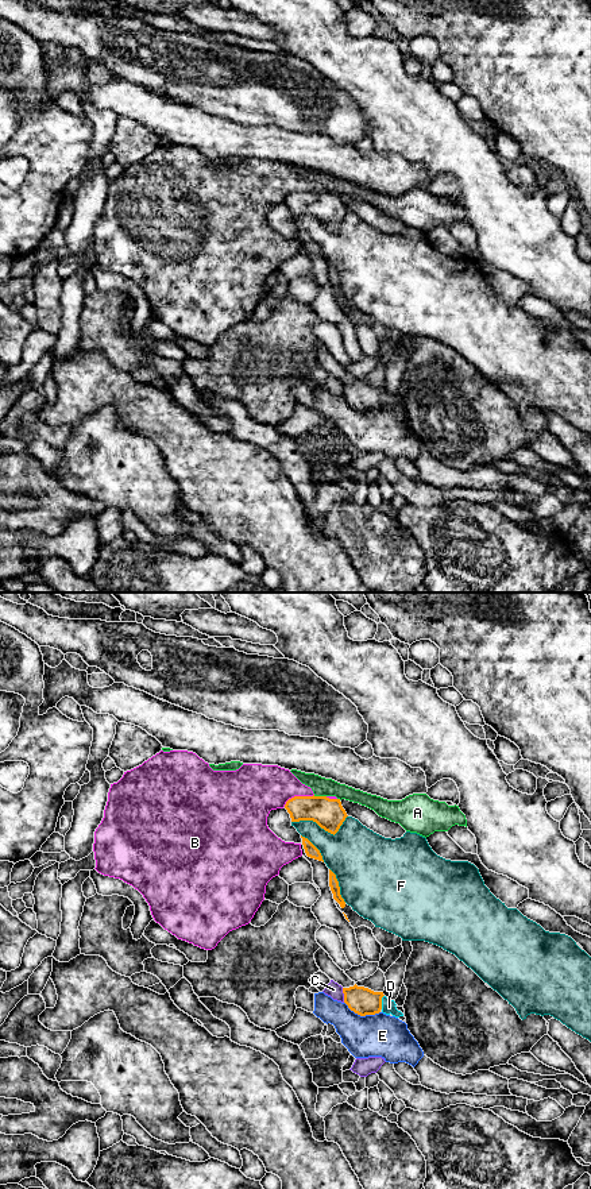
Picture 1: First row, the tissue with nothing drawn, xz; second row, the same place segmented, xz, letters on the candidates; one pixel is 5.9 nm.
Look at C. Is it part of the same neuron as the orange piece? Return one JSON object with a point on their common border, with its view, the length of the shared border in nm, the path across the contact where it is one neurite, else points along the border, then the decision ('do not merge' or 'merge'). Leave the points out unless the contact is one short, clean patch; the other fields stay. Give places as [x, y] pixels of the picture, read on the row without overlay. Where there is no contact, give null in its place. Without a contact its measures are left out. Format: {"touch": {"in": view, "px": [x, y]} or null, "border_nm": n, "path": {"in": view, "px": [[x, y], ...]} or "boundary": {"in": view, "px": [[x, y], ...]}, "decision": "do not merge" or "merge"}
{"touch": {"in": "xz", "px": [344, 390]}, "border_nm": 90, "boundary": {"in": "xz", "px": [[342, 383], [344, 397]]}, "decision": "do not merge"}

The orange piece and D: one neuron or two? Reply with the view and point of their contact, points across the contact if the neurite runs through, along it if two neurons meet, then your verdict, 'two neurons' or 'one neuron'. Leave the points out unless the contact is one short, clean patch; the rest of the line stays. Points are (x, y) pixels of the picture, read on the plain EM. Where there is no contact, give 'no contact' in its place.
xz (381, 397) | one neuron

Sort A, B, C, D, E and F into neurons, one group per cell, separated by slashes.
A / B / C / D / E / F

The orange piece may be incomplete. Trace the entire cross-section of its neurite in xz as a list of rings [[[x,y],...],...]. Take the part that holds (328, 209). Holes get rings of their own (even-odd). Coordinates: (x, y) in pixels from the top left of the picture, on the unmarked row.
[[[294,192],[286,197],[285,204],[291,217],[313,216],[333,231],[348,212],[340,194],[327,192]]]

